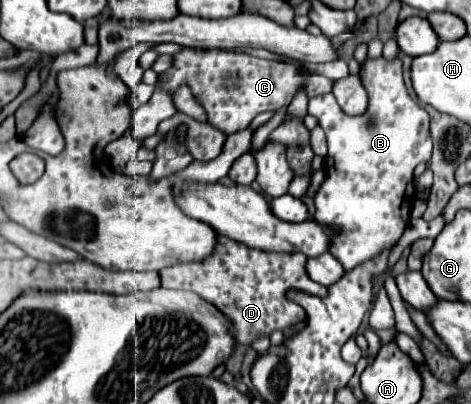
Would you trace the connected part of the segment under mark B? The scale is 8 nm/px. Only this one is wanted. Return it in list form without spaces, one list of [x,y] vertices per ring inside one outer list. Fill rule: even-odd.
[[[367,57],[359,69],[361,83],[369,95],[369,105],[363,115],[347,115],[337,105],[333,93],[315,95],[309,99],[307,113],[319,119],[329,143],[329,153],[325,157],[325,181],[315,193],[315,219],[319,223],[329,223],[341,227],[341,235],[335,237],[329,253],[335,255],[345,271],[353,269],[361,261],[375,257],[383,247],[391,247],[403,235],[409,211],[415,201],[413,187],[413,169],[419,163],[427,163],[431,157],[431,133],[429,133],[429,115],[421,109],[407,93],[403,83],[403,63],[399,57],[387,61],[385,57],[371,59]]]

